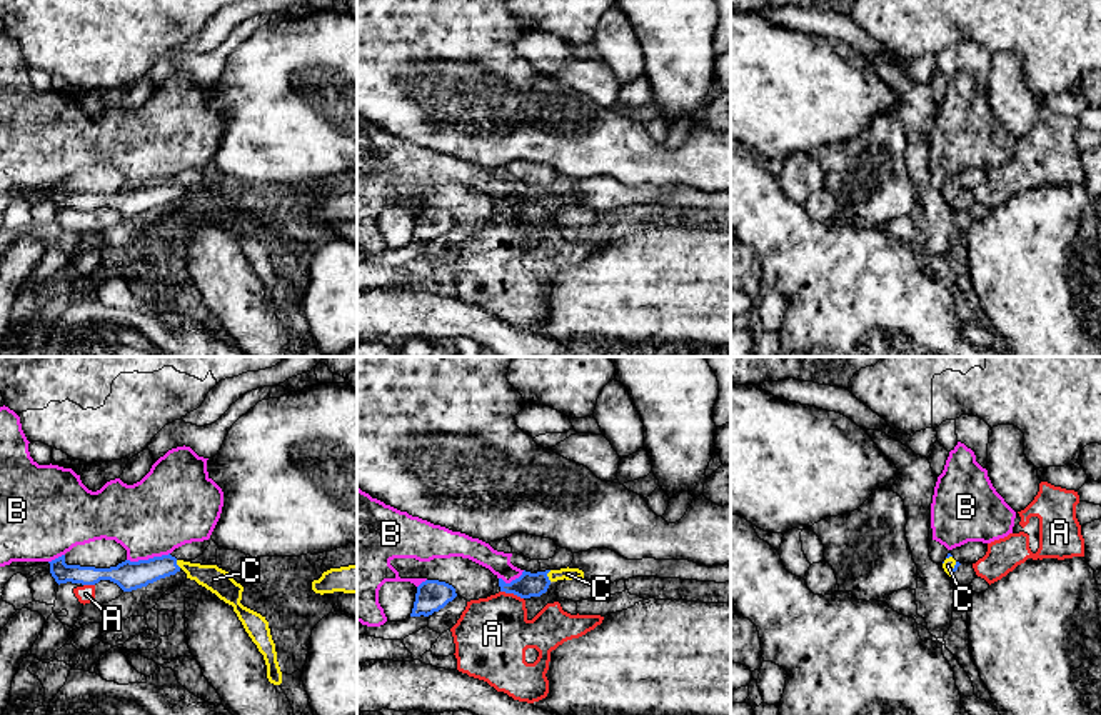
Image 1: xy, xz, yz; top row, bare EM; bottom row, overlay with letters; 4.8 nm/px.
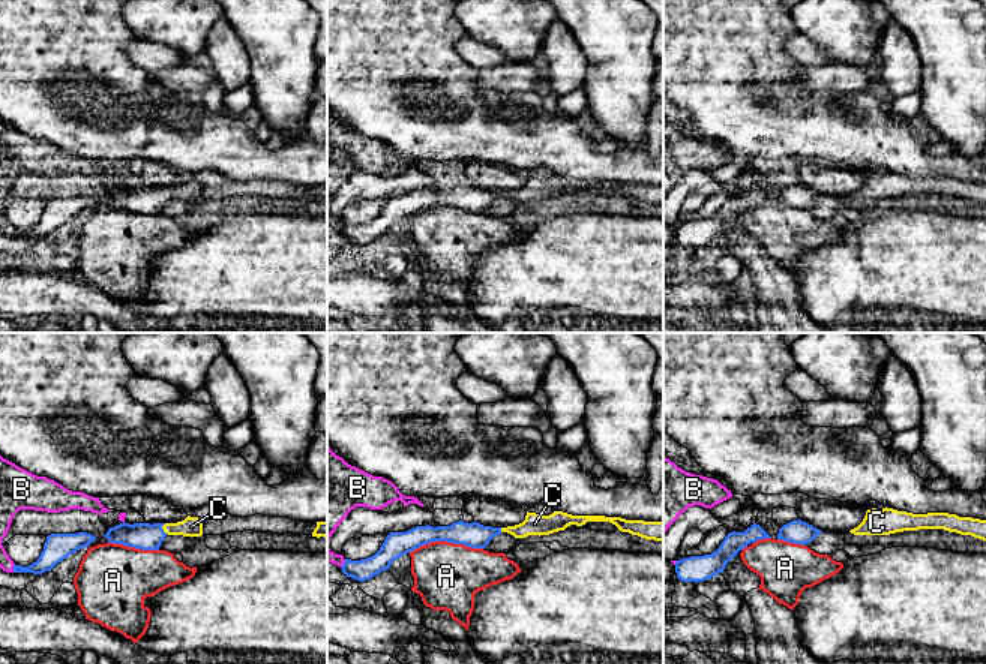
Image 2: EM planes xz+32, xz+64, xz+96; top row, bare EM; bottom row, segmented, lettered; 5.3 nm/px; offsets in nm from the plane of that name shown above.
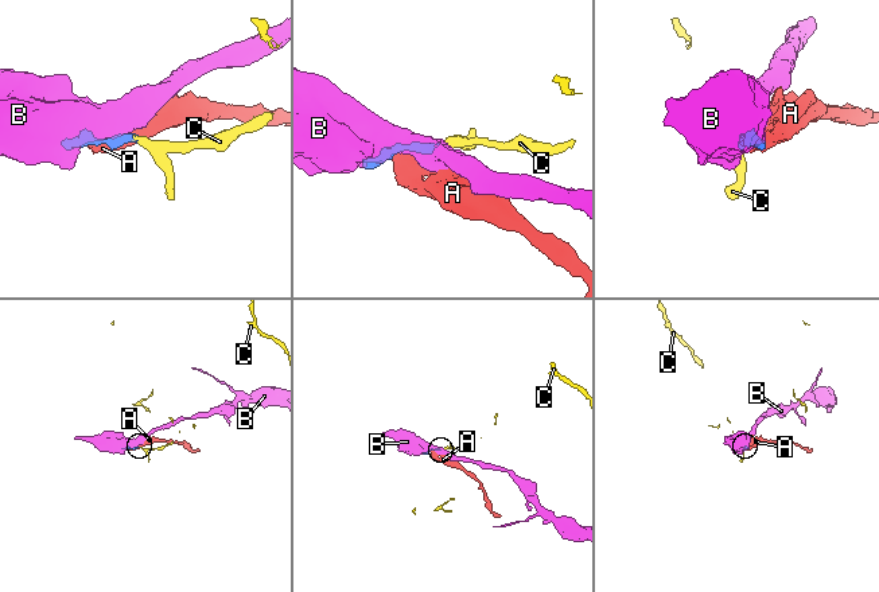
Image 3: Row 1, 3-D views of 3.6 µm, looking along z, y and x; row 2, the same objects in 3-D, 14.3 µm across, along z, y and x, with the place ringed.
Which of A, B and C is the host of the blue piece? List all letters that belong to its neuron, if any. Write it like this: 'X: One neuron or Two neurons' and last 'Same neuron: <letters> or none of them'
A: Two neurons
B: Two neurons
C: One neuron
Same neuron: C

